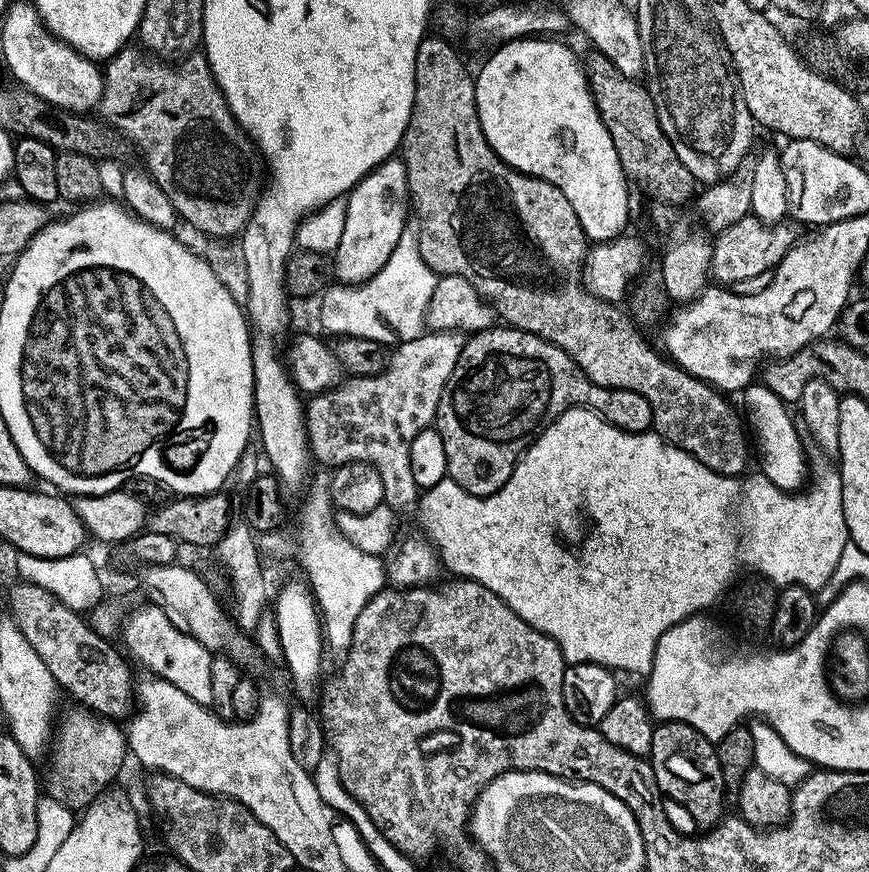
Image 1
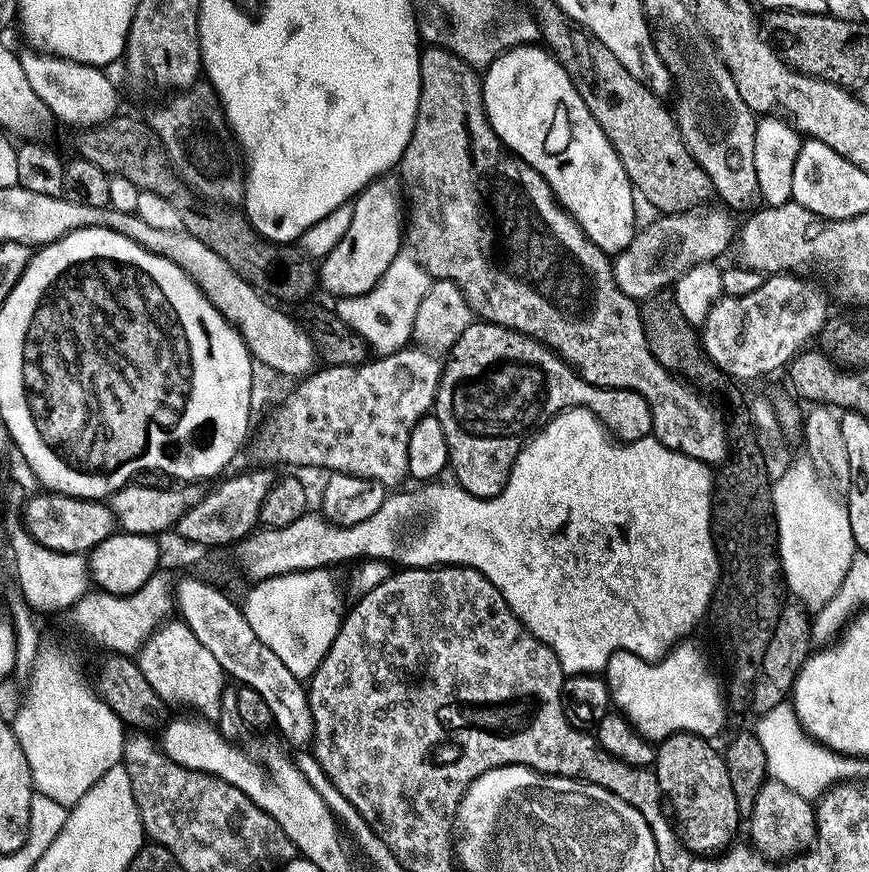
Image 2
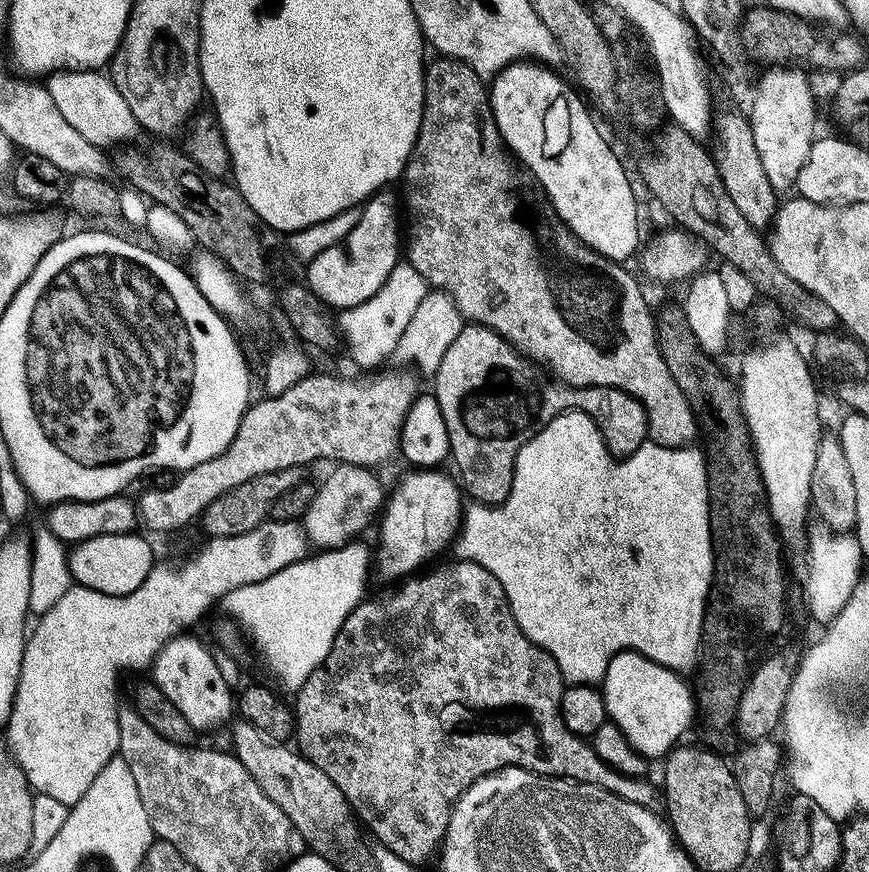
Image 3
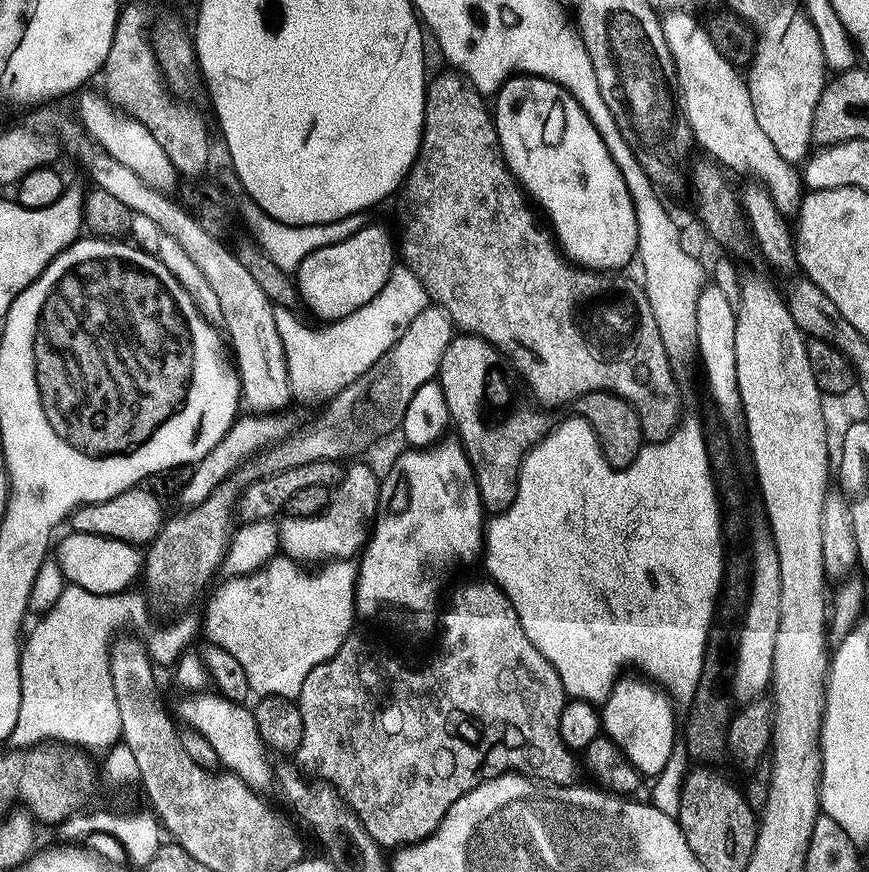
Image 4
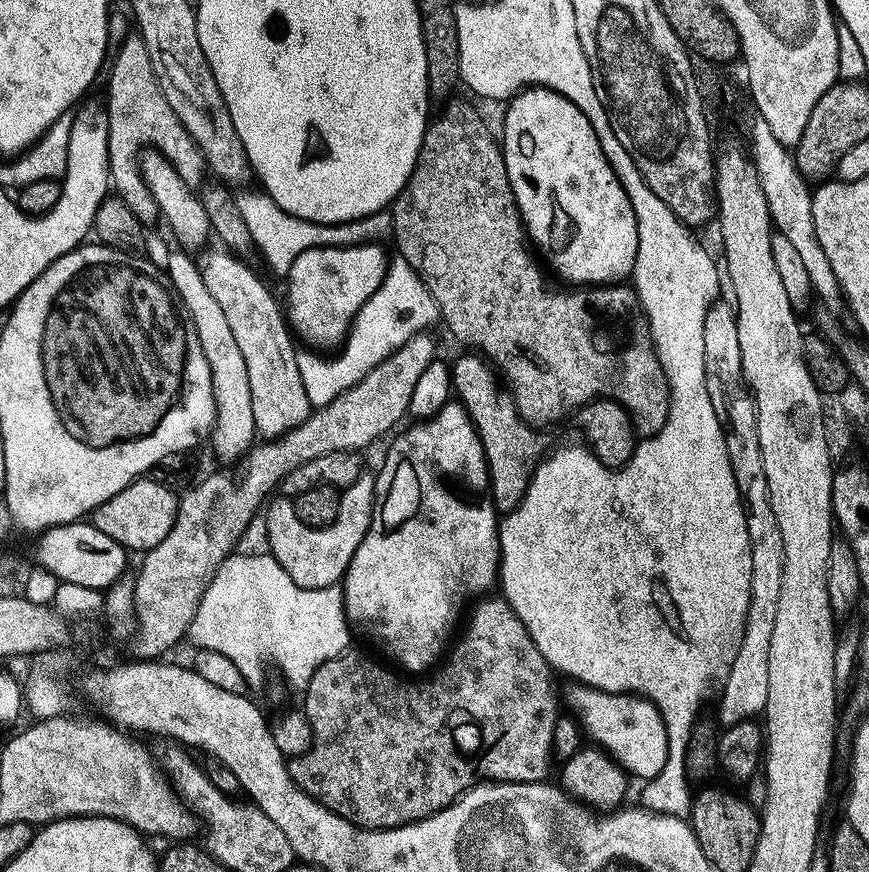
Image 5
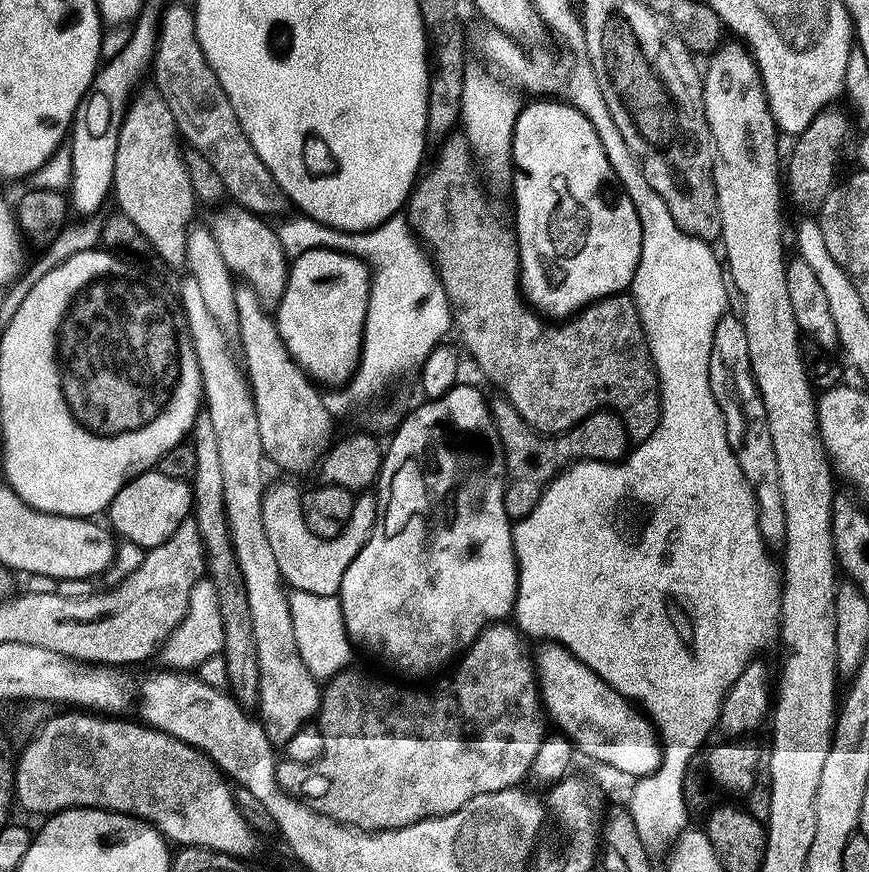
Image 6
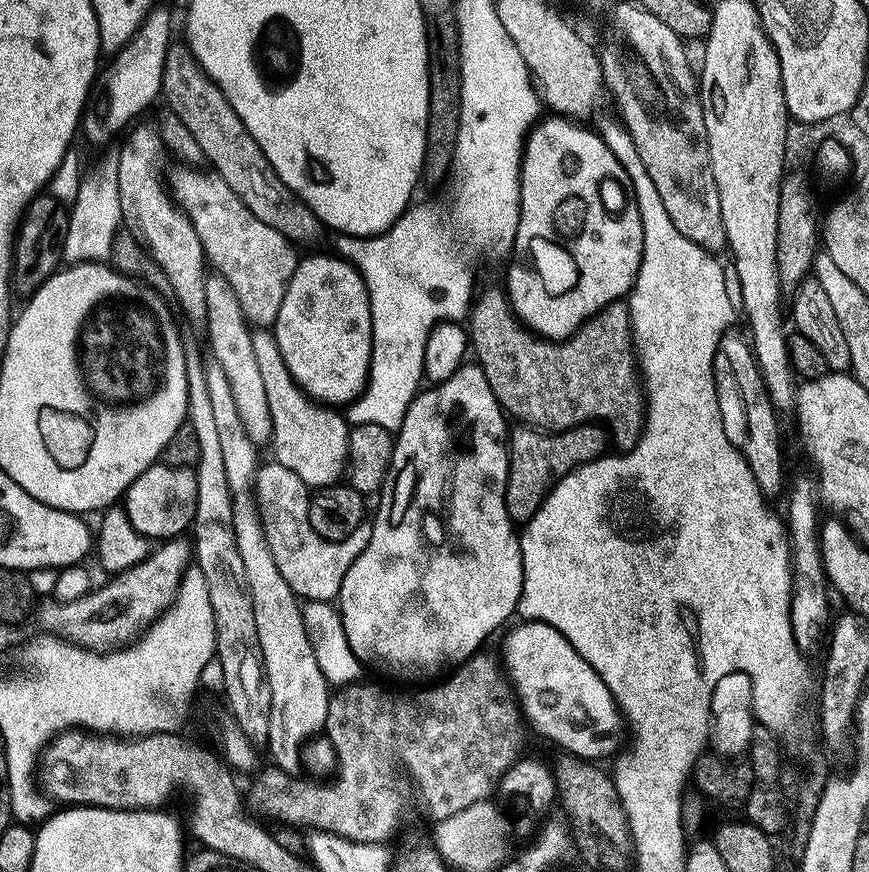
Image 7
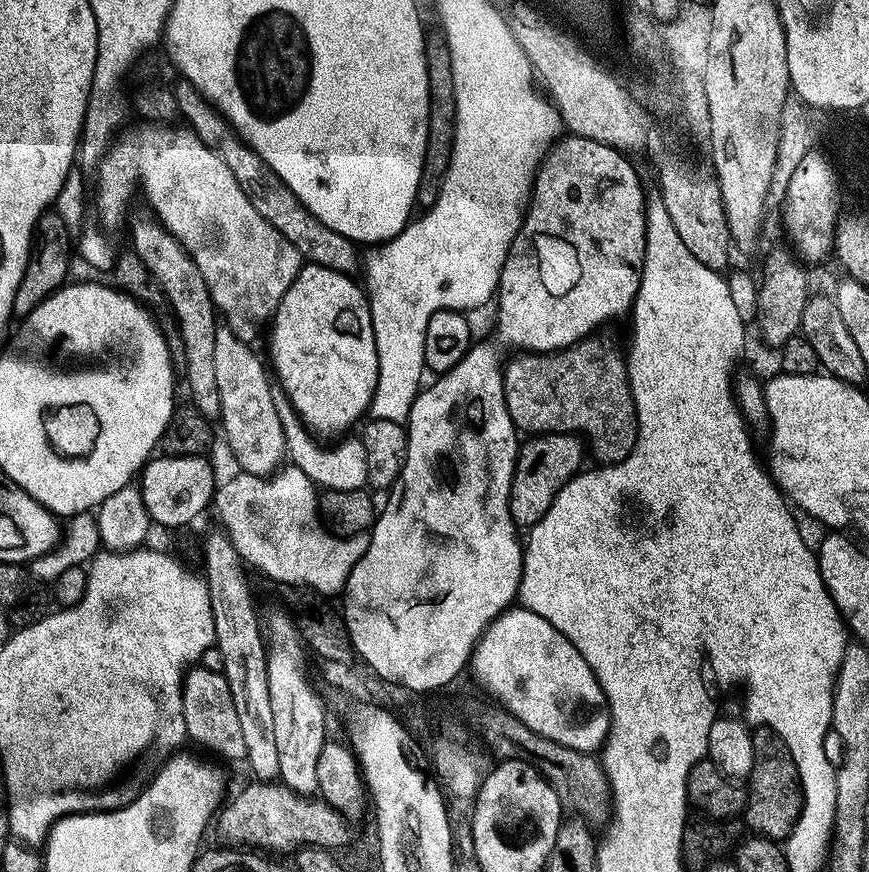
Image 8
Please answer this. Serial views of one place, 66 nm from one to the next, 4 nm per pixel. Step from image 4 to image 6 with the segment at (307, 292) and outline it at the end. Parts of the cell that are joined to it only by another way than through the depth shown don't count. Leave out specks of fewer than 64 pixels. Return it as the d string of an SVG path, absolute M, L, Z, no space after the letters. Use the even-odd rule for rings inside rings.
M315 248L291 261L286 290L275 305L274 319L293 361L317 385L344 386L351 381L360 362L371 289L368 265L345 252Z

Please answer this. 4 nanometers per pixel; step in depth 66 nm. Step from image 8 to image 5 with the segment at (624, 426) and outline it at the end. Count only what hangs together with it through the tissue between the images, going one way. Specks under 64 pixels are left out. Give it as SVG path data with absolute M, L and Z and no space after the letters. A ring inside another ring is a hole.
M449 99L445 103L449 104L437 116L435 113L429 119L428 126L424 129L422 146L414 170L404 189L396 195L396 199L390 205L390 232L393 237L396 235L396 248L400 251L397 252L399 259L405 260L415 272L420 273L421 280L434 298L439 319L442 324L444 320L445 326L452 331L453 338L469 344L472 347L469 349L487 357L498 369L499 375L503 377L506 384L508 379L508 384L512 387L510 395L515 400L516 408L520 411L523 420L527 420L533 426L552 424L555 420L562 419L567 412L575 413L590 401L603 398L617 400L632 415L632 424L636 428L637 437L656 436L658 430L662 430L662 426L668 420L668 379L660 365L660 359L652 341L652 331L648 325L648 316L644 313L635 287L624 282L613 282L595 286L568 286L565 287L565 292L560 288L548 288L548 280L540 269L541 261L534 255L524 222L520 219L520 207L516 205L516 199L508 181L501 145L497 137L496 140L492 137L492 132L488 129L487 122L480 117L479 110L468 100L456 99Z

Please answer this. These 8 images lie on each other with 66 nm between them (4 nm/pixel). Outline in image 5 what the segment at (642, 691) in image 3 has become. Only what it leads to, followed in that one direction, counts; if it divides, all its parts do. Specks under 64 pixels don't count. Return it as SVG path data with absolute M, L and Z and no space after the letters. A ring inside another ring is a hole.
M579 682L569 685L565 692L563 689L562 700L568 703L567 711L578 717L585 737L603 748L625 772L633 777L641 776L644 782L653 780L666 766L668 735L662 714L652 701L635 694L599 692Z

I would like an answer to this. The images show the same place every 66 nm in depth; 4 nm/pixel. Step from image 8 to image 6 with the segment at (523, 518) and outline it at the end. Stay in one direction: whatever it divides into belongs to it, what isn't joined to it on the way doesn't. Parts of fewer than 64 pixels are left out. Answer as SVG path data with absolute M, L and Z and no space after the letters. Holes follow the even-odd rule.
M503 398L493 399L490 404L492 422L494 425L494 436L498 441L499 451L502 453L502 472L506 477L504 480L504 505L509 520L515 522L522 520L538 502L538 498L544 493L544 488L549 484L559 472L564 471L569 464L577 463L581 460L602 460L605 462L619 462L628 455L630 451L630 441L628 431L624 428L624 422L617 412L611 410L601 410L592 412L582 422L578 422L567 432L559 434L545 434L538 432L528 425L526 421L510 406L510 402Z

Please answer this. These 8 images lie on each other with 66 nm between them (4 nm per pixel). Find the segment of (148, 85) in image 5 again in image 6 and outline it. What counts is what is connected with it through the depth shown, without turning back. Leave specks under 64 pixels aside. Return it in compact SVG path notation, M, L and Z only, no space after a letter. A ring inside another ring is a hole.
M147 86L141 87L133 95L128 105L128 112L124 116L124 121L118 134L118 150L114 154L114 178L112 179L111 195L114 197L114 200L116 196L116 204L120 207L117 209L119 209L123 216L130 218L130 222L134 222L134 226L138 226L138 230L142 230L142 234L147 238L153 253L157 252L168 264L183 265L187 261L188 229L193 223L192 211L198 207L198 201L195 192L192 191L192 187L190 186L190 178L187 174L186 162L184 161L184 153L182 151L182 137L176 130L176 119L174 118L174 114L170 114L170 106L166 106L166 102L160 97L160 92L154 86L148 86L148 88Z

